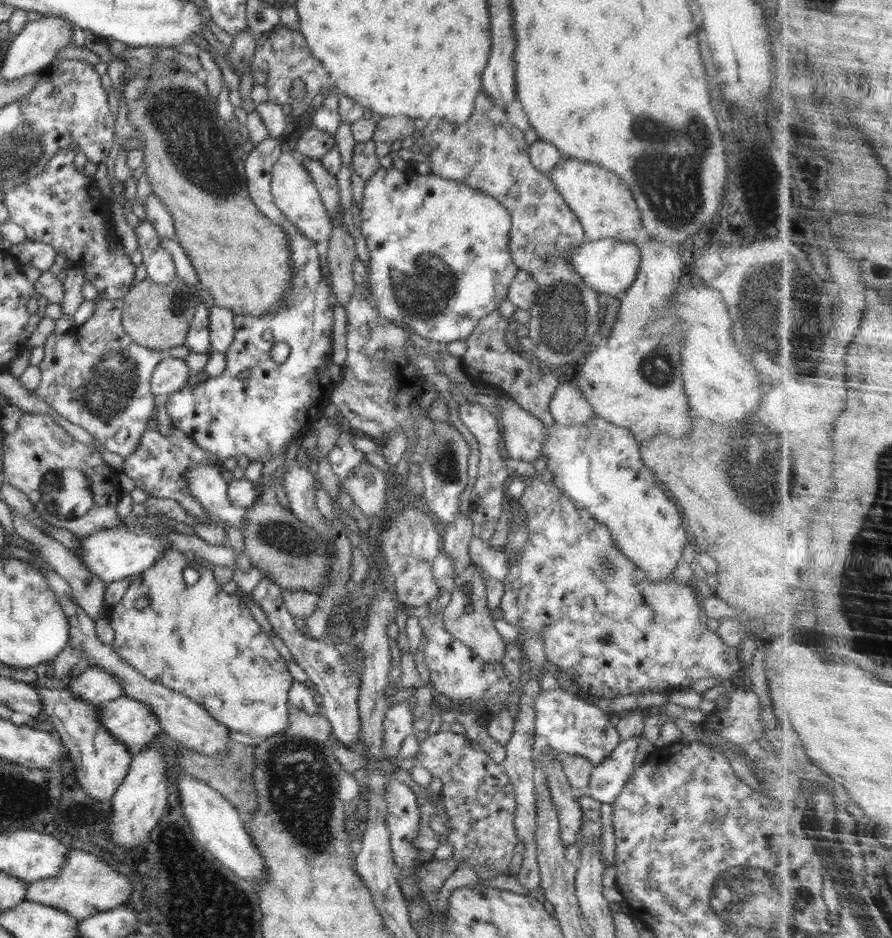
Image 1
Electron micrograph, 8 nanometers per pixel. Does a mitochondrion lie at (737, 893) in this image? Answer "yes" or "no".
yes

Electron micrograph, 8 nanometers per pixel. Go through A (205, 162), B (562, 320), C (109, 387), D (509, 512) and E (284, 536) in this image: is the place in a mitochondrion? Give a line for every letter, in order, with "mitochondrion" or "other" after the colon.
A: mitochondrion
B: mitochondrion
C: mitochondrion
D: other
E: mitochondrion

